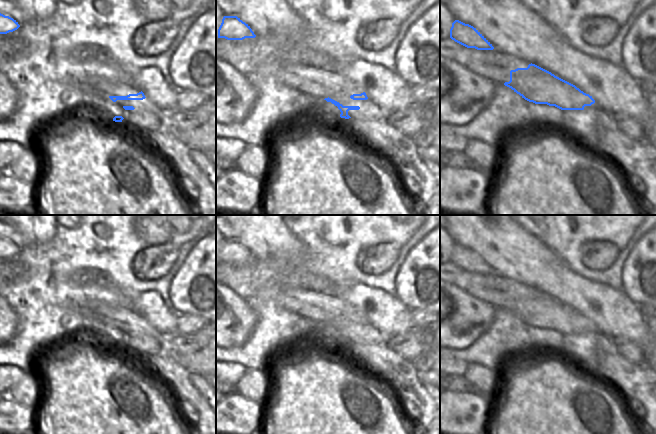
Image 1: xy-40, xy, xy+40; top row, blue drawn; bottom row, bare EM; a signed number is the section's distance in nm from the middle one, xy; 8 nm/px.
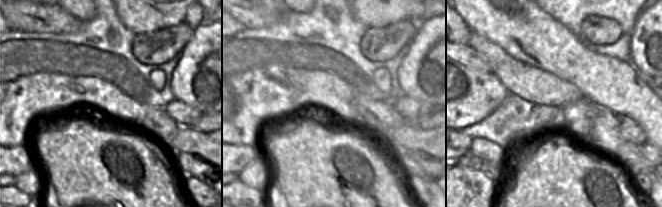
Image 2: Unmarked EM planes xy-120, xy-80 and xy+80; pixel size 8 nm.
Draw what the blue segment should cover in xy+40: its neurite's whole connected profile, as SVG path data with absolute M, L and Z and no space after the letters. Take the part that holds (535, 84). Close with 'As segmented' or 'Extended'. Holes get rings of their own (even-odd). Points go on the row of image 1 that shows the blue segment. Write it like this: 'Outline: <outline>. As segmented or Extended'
Outline: M532 63L527 68L511 70L510 81L504 85L529 102L561 110L584 110L595 103L592 96L575 85Z. As segmented.

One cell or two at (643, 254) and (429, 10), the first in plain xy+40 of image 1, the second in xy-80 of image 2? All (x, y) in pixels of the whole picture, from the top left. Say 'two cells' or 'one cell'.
two cells

